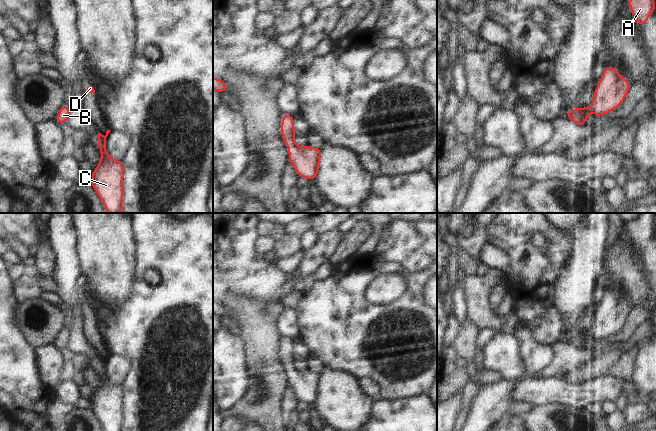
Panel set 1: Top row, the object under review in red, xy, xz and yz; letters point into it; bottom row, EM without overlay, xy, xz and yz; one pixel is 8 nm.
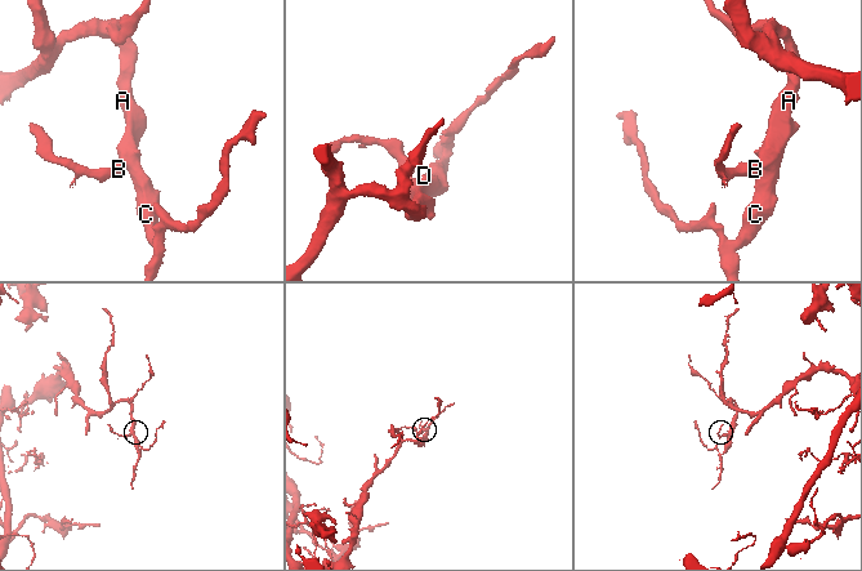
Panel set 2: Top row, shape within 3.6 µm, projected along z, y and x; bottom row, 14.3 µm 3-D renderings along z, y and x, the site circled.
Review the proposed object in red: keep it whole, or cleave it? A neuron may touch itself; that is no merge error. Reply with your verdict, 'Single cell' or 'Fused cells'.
Single cell.

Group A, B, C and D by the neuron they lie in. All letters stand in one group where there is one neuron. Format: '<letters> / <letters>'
A B C D

